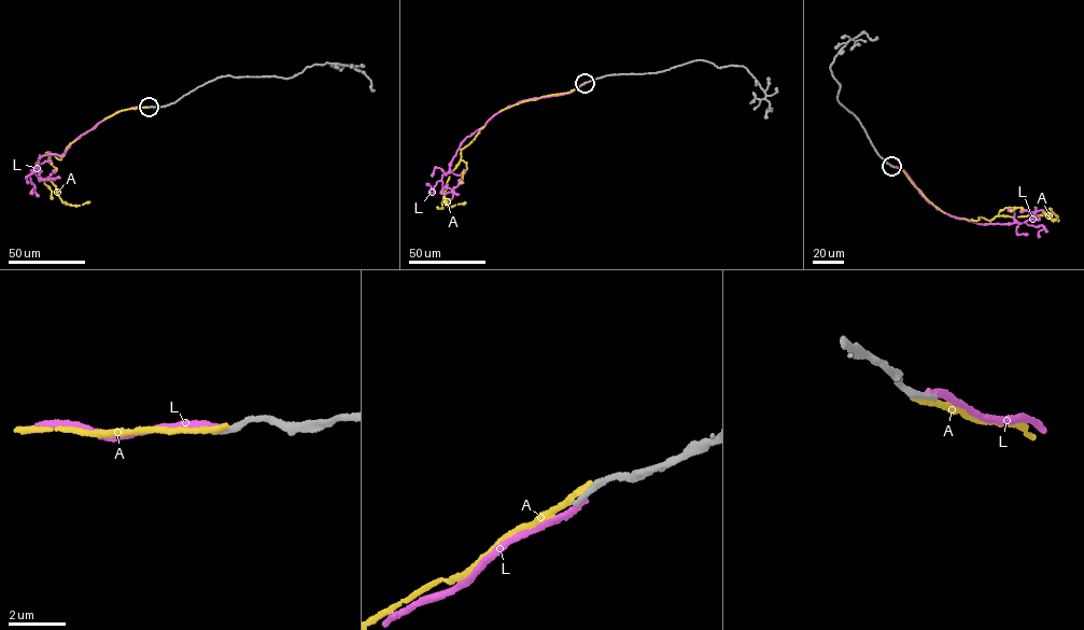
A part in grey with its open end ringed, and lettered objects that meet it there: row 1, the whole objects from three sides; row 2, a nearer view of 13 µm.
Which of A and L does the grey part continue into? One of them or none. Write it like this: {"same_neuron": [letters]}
{"same_neuron": []}

